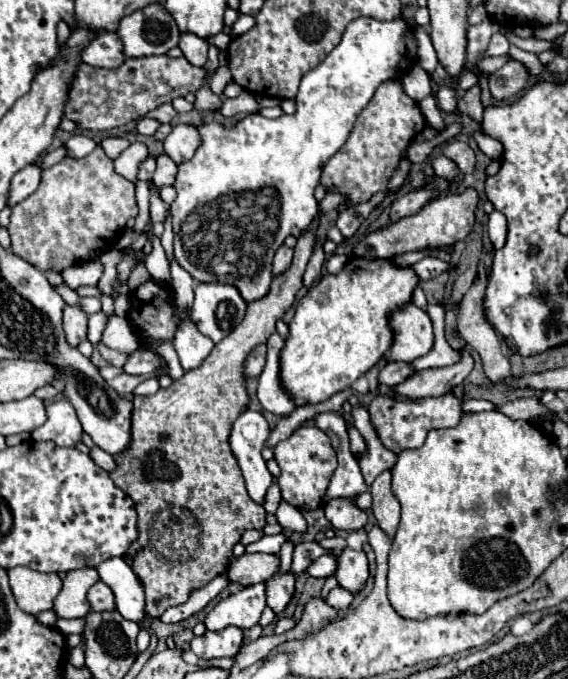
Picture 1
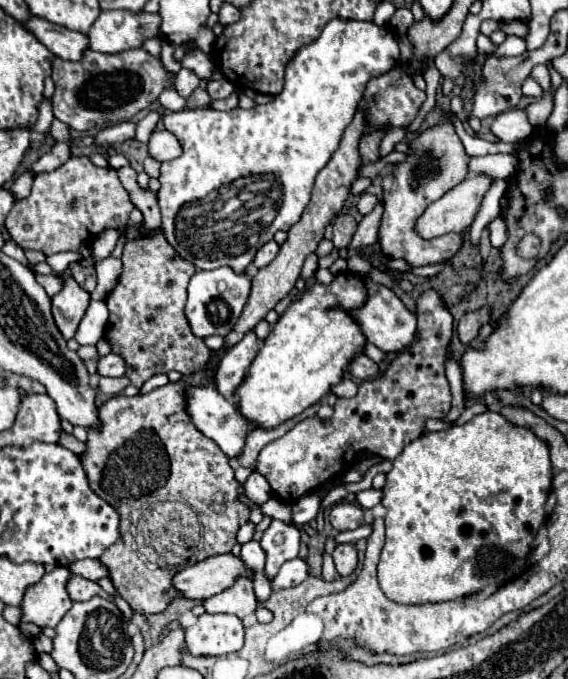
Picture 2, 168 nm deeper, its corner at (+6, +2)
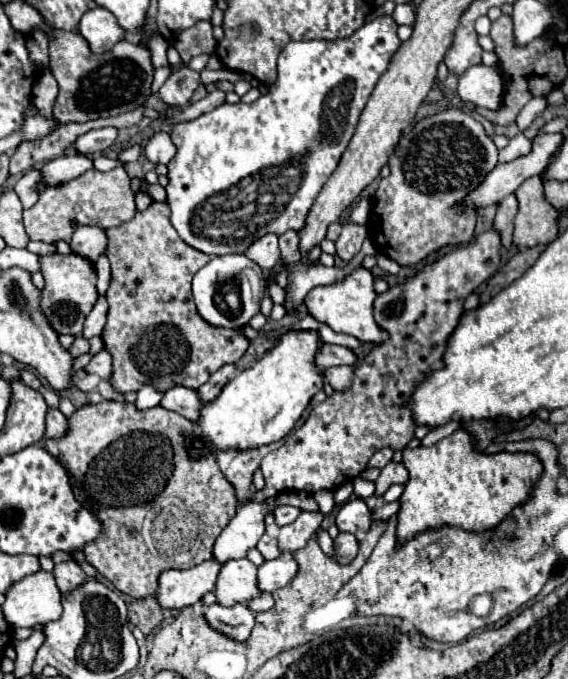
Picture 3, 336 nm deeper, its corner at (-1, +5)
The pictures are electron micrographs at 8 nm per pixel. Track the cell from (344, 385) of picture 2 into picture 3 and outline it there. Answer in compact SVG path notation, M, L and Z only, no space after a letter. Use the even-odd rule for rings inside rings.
M331 366L325 370L325 380L337 390L337 392L345 392L351 388L355 378L355 370L351 366Z

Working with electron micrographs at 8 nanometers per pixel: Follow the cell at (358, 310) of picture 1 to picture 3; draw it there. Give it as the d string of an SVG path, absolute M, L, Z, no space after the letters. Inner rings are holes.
M289 330L273 344L271 350L249 370L239 372L219 394L215 402L205 404L195 432L215 450L221 448L255 448L281 440L301 418L311 398L323 390L323 370L315 364L315 356L323 348L317 330Z

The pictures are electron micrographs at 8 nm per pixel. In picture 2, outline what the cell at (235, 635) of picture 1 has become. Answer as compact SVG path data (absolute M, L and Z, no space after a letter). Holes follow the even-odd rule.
M204 613L186 629L186 645L192 655L228 655L244 645L244 625L232 615Z

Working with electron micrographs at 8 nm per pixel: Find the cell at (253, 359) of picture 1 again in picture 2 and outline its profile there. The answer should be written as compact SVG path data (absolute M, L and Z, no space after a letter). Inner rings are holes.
M248 331L234 347L230 347L216 367L216 391L226 399L234 399L234 389L244 381L250 363L258 353L258 337Z

